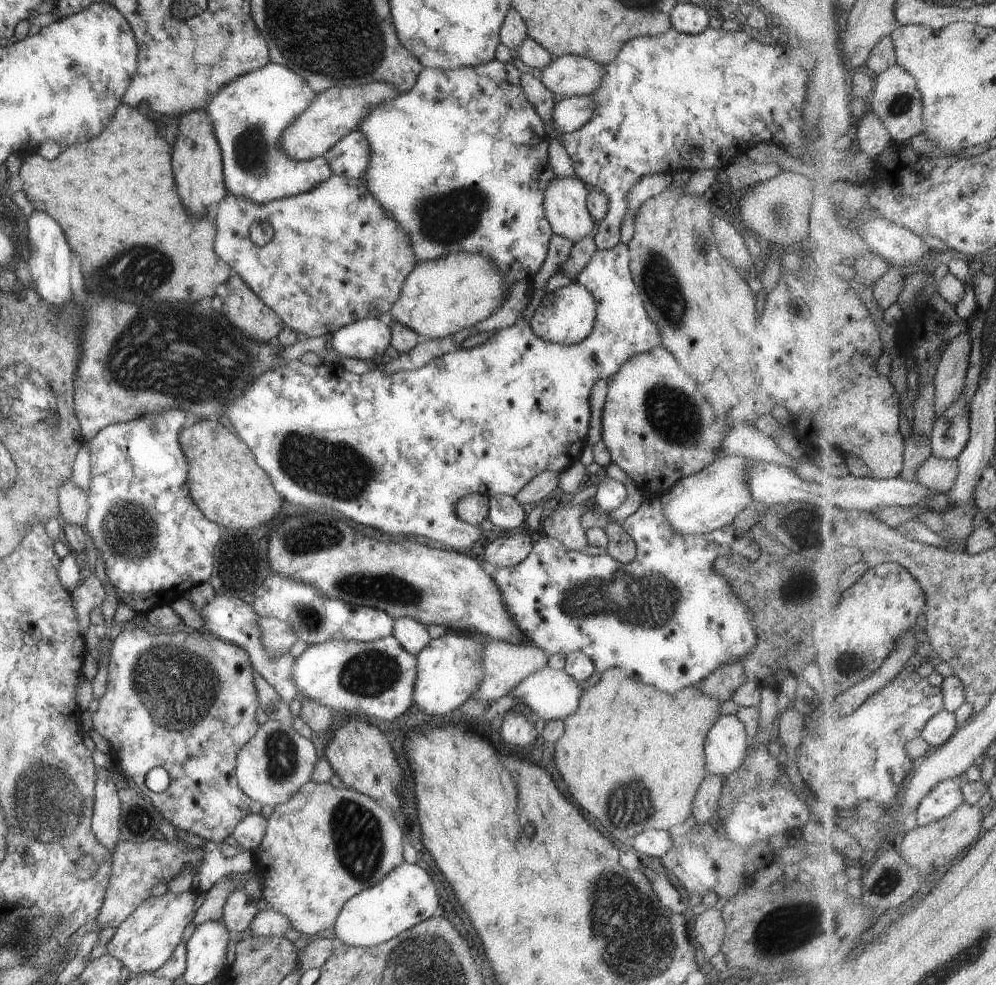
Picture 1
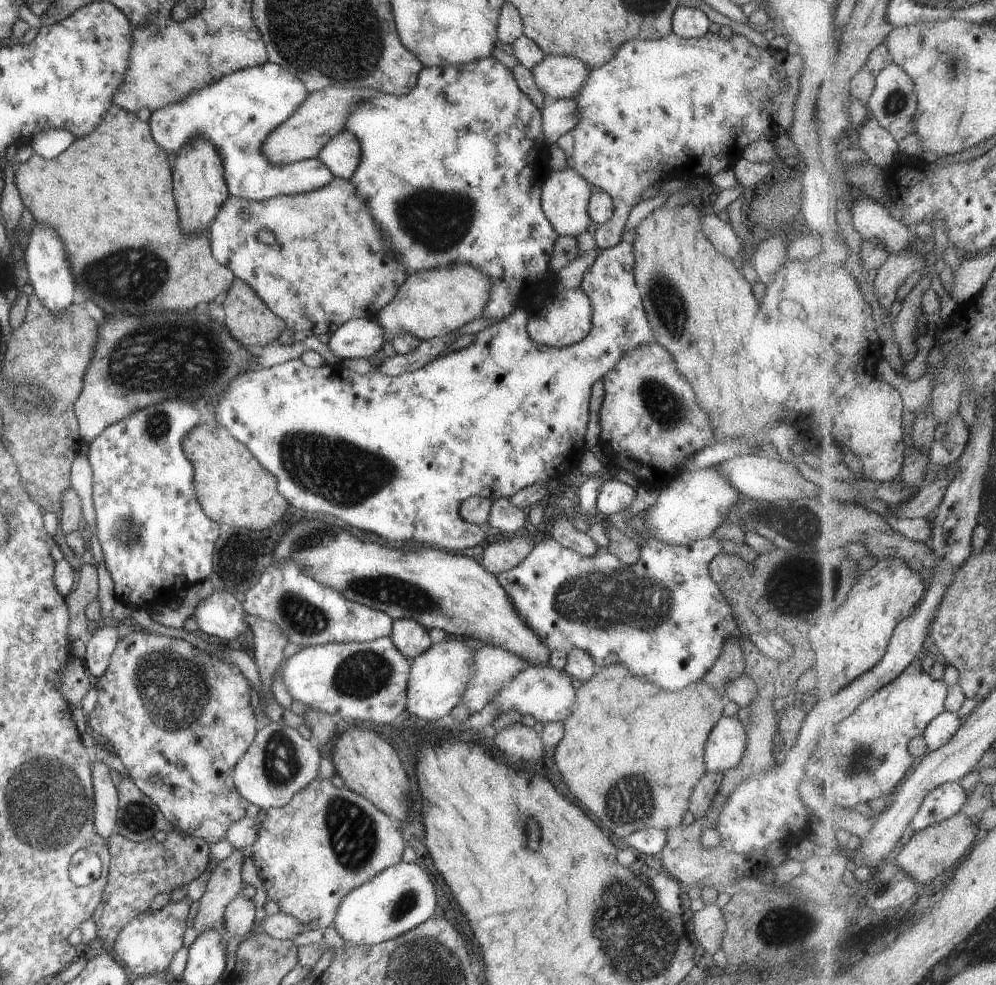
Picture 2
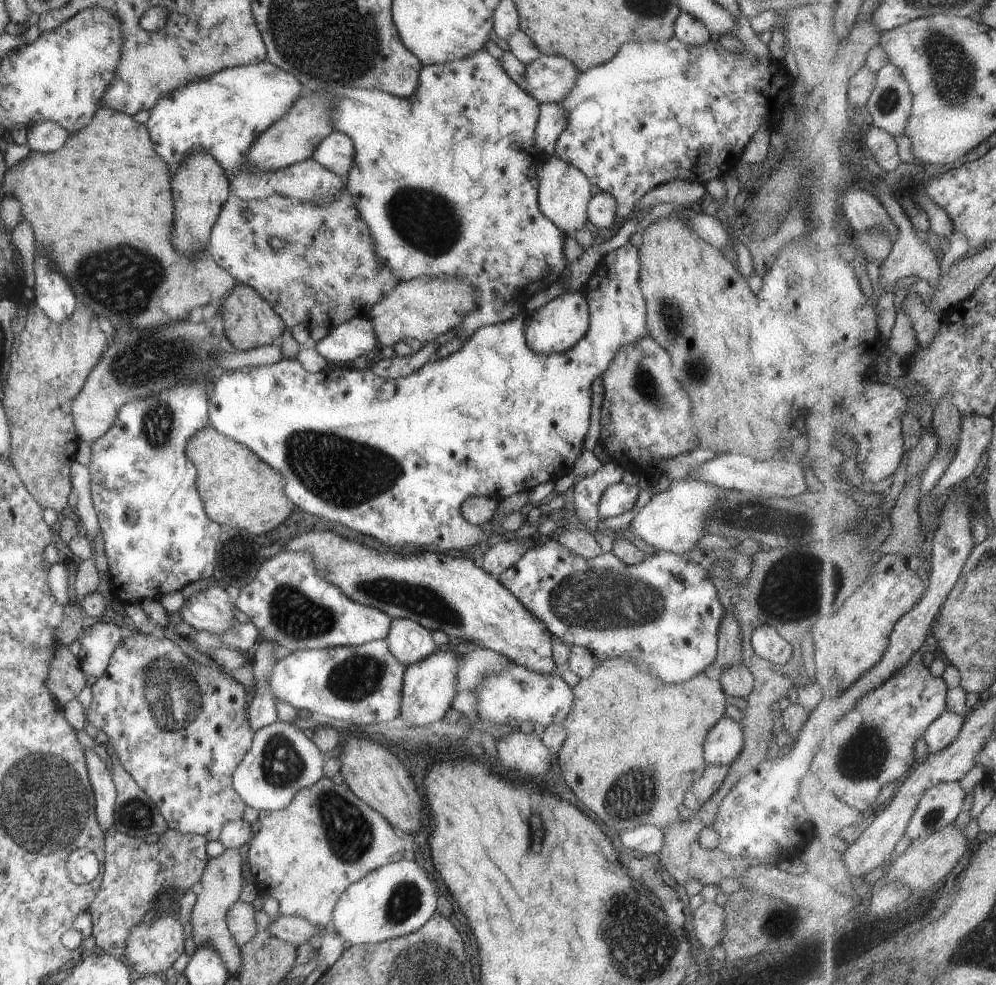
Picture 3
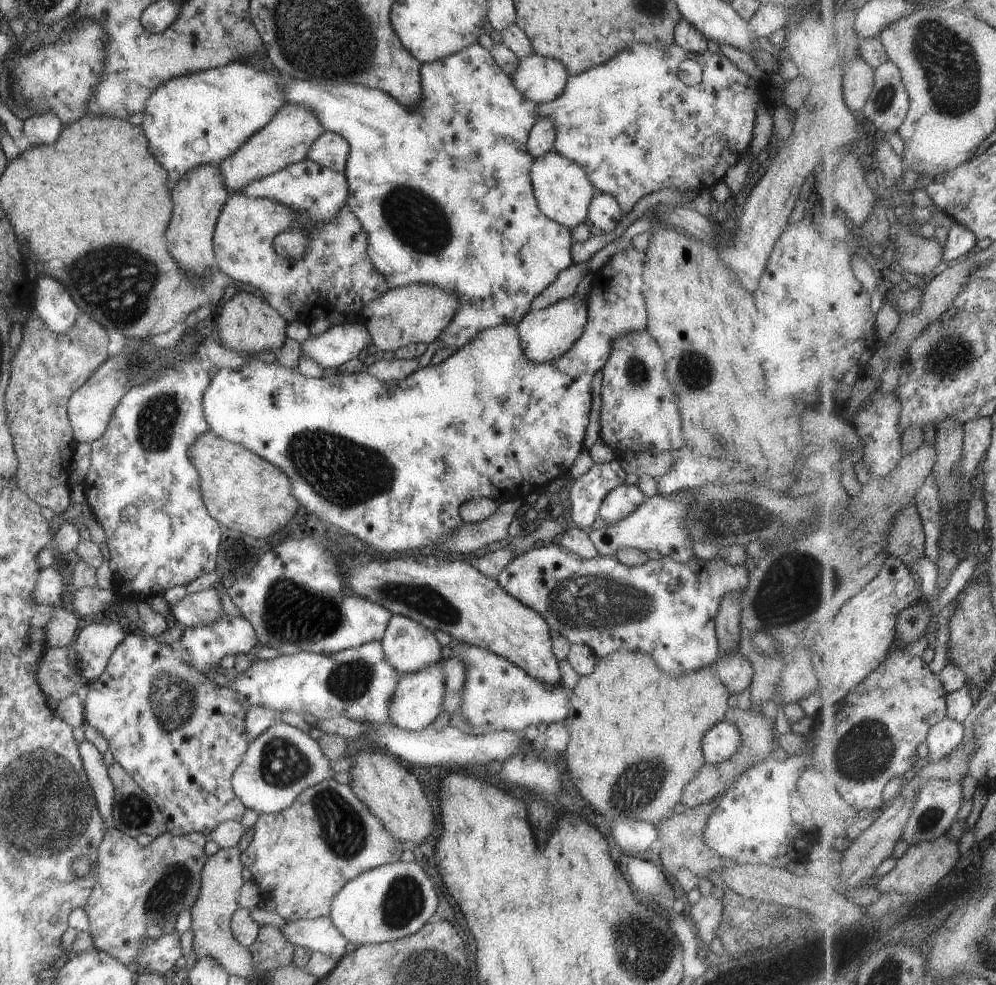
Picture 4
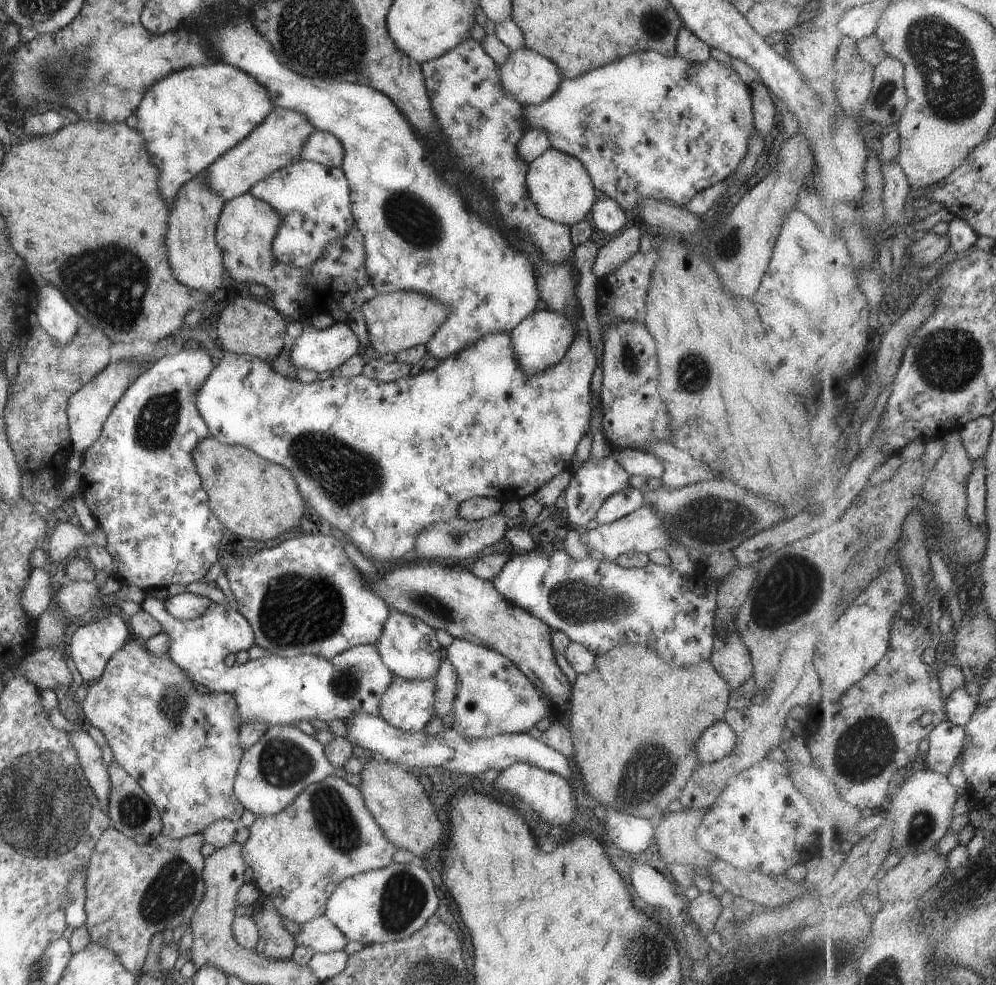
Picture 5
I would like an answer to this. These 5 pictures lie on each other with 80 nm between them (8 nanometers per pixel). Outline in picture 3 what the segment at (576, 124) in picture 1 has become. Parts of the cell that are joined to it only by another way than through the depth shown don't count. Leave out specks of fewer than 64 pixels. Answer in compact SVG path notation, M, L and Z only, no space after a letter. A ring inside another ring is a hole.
M538 103L538 119L533 135L534 147L541 155L553 155L555 141L565 127L566 116L561 103Z

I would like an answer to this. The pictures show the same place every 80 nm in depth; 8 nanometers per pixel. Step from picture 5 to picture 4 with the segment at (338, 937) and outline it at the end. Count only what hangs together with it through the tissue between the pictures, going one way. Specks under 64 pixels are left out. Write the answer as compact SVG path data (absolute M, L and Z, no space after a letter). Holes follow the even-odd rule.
M328 916L286 921L279 930L286 940L295 947L320 952L335 961L345 953L347 940L331 924Z

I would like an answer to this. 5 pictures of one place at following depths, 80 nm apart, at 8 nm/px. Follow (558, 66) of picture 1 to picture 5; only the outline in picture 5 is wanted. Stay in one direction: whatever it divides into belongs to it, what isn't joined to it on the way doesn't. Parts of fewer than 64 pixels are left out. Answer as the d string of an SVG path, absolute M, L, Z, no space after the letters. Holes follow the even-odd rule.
M521 47L510 51L506 61L498 66L497 78L498 85L501 85L502 89L514 98L514 101L525 106L536 105L548 99L558 89L562 76L554 62L527 47Z

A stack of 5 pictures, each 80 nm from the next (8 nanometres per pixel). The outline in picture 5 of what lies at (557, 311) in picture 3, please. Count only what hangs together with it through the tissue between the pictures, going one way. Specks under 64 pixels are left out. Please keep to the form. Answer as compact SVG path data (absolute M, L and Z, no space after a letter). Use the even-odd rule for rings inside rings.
M549 309L530 312L510 330L510 344L521 373L529 376L557 364L576 335L574 320L566 317L562 312Z

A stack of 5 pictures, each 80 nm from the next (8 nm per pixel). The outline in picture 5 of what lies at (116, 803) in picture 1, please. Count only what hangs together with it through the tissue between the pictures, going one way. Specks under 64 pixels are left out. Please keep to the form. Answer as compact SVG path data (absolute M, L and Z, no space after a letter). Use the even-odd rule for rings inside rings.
M70 731L70 741L75 749L80 767L90 784L94 795L101 805L108 802L110 782L106 771L106 764L101 760L101 750L86 732Z

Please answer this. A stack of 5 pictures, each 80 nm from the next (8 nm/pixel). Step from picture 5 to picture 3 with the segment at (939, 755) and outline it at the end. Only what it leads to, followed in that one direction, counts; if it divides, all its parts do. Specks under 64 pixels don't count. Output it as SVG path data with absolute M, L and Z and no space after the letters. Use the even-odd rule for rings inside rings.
M951 711L943 713L923 736L930 752L936 753L951 746L957 740L965 721L966 719L957 713Z

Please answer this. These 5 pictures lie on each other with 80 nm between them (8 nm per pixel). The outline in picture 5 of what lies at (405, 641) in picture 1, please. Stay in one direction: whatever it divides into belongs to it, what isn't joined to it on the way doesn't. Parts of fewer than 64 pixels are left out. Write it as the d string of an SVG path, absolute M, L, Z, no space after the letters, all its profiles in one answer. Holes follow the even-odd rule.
M393 609L388 612L388 617L385 619L375 645L389 672L393 676L404 678L409 682L433 677L441 660L441 647L435 639L435 629L427 626L419 619Z

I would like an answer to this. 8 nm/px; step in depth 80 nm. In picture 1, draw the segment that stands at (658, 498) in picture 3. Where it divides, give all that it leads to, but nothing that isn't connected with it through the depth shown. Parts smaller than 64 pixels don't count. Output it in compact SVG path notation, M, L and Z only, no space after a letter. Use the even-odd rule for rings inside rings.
M737 456L717 458L698 472L679 478L672 488L657 496L661 504L661 518L665 518L669 530L679 536L693 536L709 534L731 524L737 513L751 503L745 486L745 460Z

